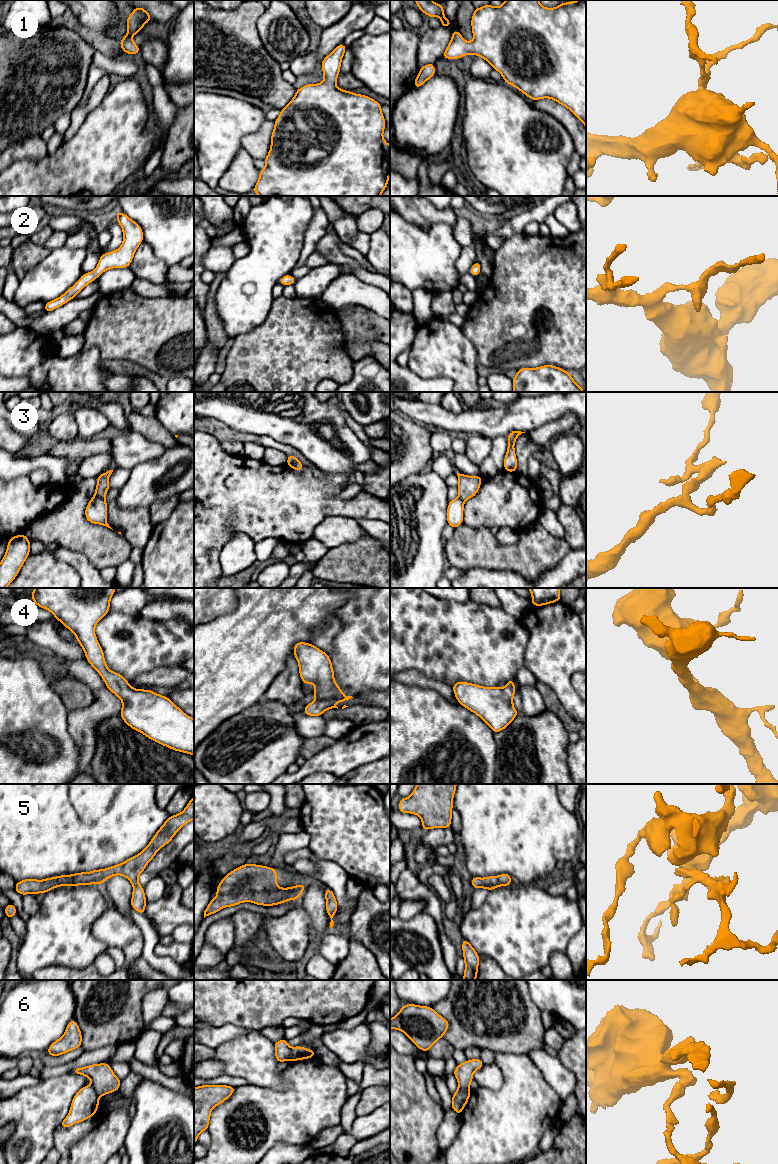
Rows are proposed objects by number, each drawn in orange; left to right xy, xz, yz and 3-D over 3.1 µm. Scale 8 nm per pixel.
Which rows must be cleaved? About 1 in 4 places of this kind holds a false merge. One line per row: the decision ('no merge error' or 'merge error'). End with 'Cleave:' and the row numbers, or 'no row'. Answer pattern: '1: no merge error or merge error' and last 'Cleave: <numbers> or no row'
1: no merge error
2: no merge error
3: merge error
4: no merge error
5: no merge error
6: merge error
Cleave: 3, 6

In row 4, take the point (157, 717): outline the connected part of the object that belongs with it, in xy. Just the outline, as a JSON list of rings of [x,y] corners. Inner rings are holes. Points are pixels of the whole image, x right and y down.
[[[35,588],[30,596],[35,605],[50,611],[66,628],[74,633],[91,666],[100,674],[106,688],[122,701],[119,715],[132,729],[163,746],[194,756],[194,719],[184,713],[168,697],[150,689],[135,689],[119,673],[108,669],[104,652],[95,635],[96,624],[110,611],[115,588]]]

